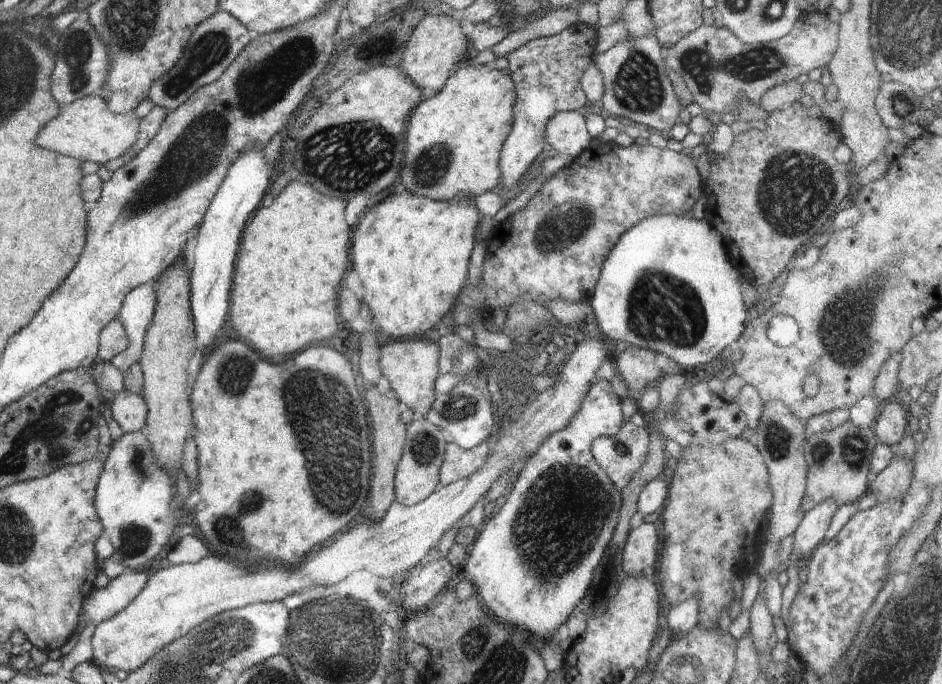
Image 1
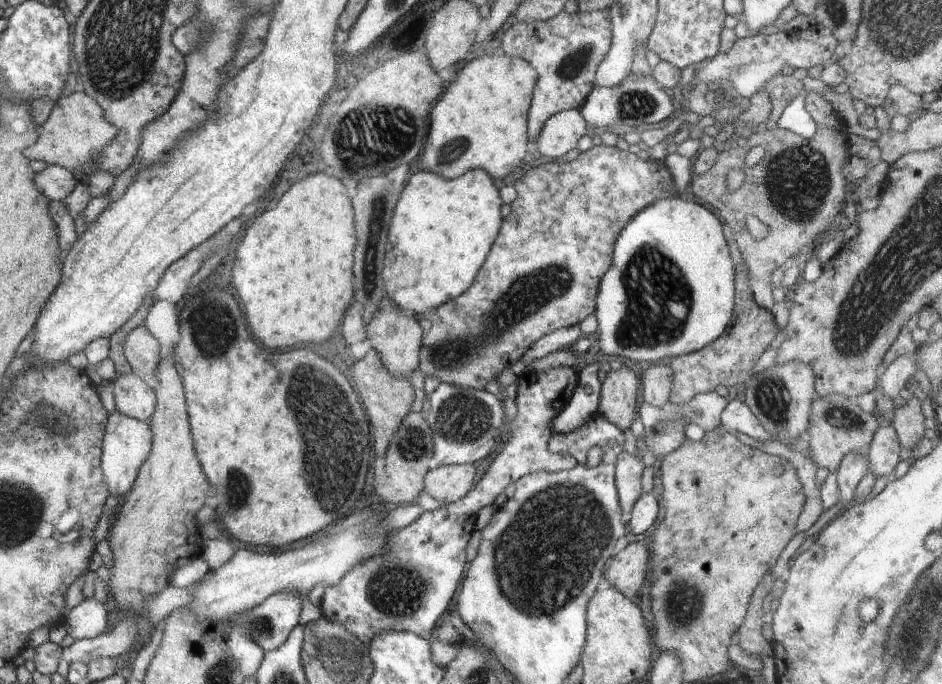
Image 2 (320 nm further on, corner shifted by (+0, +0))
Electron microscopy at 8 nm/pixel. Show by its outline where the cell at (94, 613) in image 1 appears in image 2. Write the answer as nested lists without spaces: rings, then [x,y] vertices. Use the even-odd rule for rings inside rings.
[[[86,598],[65,614],[63,625],[66,632],[75,640],[95,639],[98,641],[108,626],[108,612],[104,604],[94,598]]]

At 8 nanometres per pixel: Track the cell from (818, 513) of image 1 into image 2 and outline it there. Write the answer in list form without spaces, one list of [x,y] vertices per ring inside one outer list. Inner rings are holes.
[[[849,452],[841,460],[837,470],[837,485],[840,491],[839,502],[843,502],[844,508],[854,503],[855,488],[867,472],[862,453]]]

